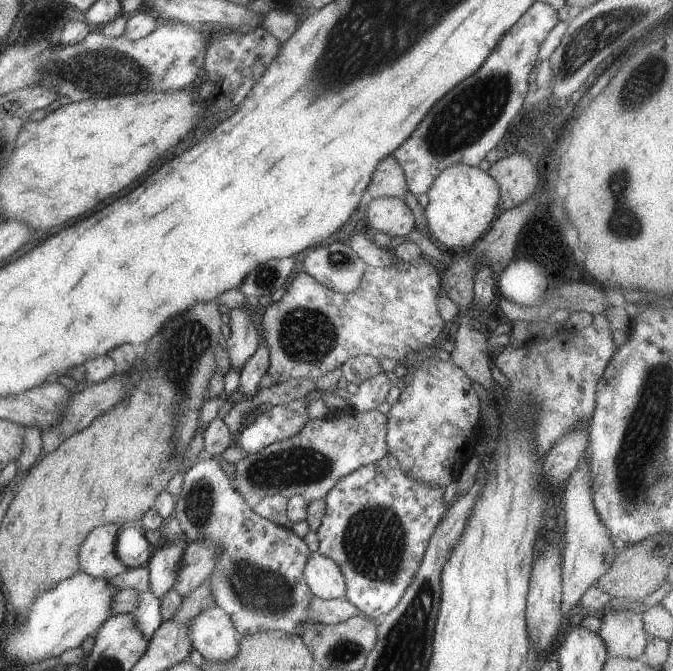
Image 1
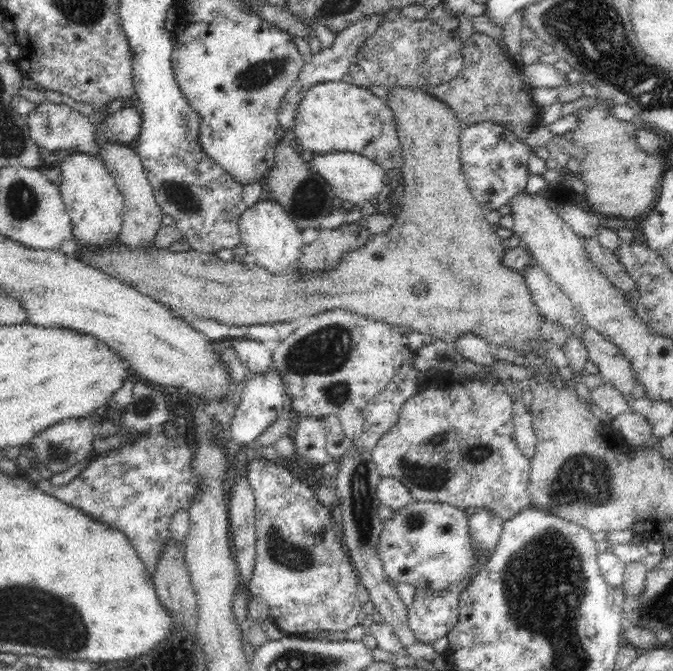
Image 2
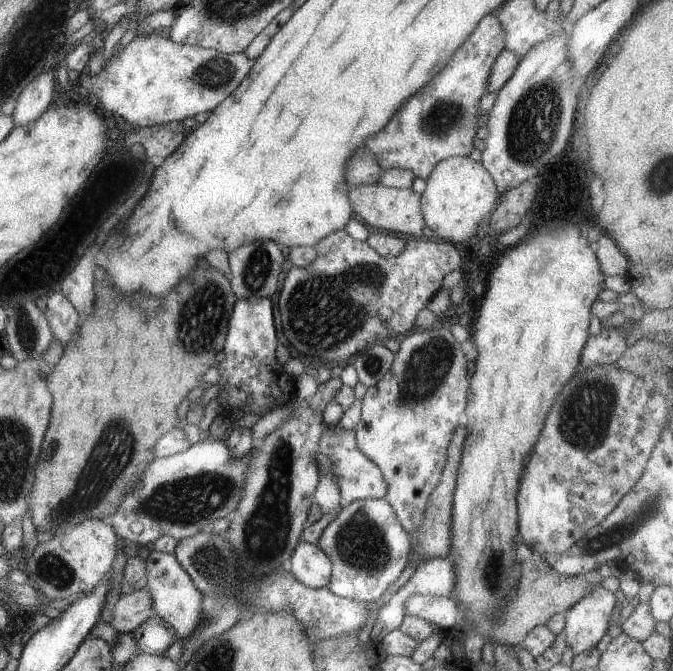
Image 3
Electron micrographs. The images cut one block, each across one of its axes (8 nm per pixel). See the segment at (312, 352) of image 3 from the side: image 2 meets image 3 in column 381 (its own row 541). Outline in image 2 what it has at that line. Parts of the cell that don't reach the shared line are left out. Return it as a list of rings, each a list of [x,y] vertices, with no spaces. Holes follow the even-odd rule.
[[[251,457],[246,466],[248,483],[252,487],[252,492],[255,498],[255,550],[256,550],[256,564],[254,564],[254,574],[247,583],[247,592],[249,595],[258,596],[260,599],[268,603],[270,617],[274,618],[276,625],[283,630],[288,637],[302,636],[306,632],[313,631],[333,631],[348,633],[350,628],[358,625],[358,616],[361,604],[356,598],[357,586],[360,582],[360,577],[356,574],[356,569],[351,563],[351,558],[348,549],[344,547],[341,540],[341,533],[334,525],[334,518],[331,515],[332,507],[328,507],[321,503],[315,490],[299,479],[292,473],[290,467],[284,466],[282,463],[269,461],[264,458]]]

